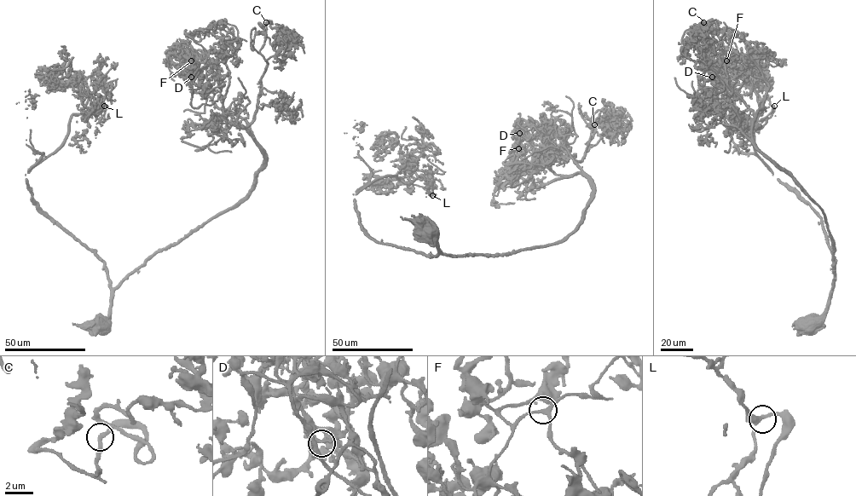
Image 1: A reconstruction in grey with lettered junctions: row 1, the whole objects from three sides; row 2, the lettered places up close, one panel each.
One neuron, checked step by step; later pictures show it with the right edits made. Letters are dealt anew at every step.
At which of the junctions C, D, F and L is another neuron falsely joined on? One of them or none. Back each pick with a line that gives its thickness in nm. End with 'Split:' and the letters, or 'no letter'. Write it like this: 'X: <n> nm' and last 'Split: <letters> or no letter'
Split: no letter

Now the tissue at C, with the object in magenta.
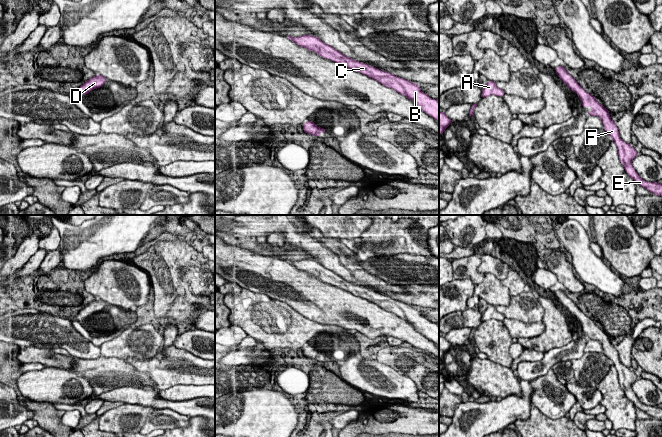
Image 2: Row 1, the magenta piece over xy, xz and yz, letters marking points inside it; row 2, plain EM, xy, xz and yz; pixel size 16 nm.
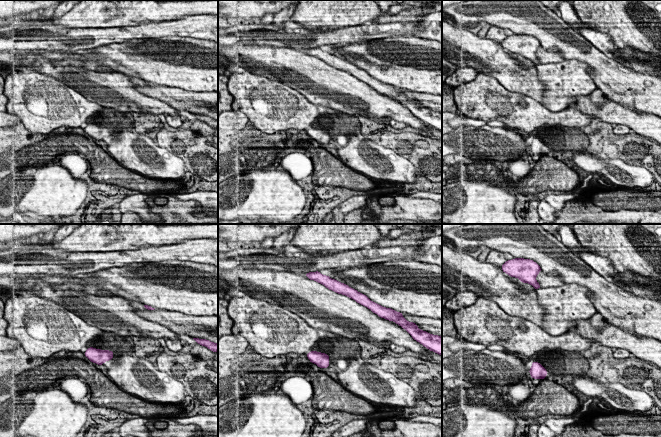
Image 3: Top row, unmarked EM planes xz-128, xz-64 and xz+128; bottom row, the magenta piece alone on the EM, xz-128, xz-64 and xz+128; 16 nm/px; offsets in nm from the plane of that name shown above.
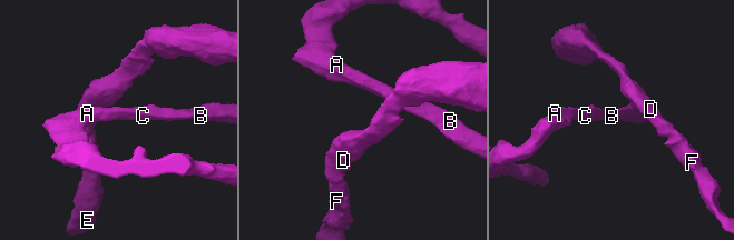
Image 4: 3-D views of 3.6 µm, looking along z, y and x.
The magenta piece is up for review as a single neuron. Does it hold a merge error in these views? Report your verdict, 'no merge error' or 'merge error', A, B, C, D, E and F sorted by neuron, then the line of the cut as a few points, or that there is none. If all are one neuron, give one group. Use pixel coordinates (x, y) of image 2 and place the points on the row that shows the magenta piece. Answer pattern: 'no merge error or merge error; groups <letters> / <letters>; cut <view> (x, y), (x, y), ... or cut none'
no merge error; groups A B C D E F; cut none

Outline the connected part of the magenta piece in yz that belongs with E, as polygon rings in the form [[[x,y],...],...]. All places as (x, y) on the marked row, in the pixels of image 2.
[[[562,65],[556,67],[555,71],[567,87],[578,95],[581,100],[582,107],[593,107],[588,115],[598,116],[602,120],[604,130],[617,146],[619,160],[625,168],[626,173],[635,181],[635,183],[644,187],[654,195],[662,197],[662,185],[658,182],[648,182],[643,180],[633,168],[632,160],[638,154],[634,147],[620,138],[618,128],[615,122],[611,119],[609,111],[596,101],[596,97],[587,93]]]

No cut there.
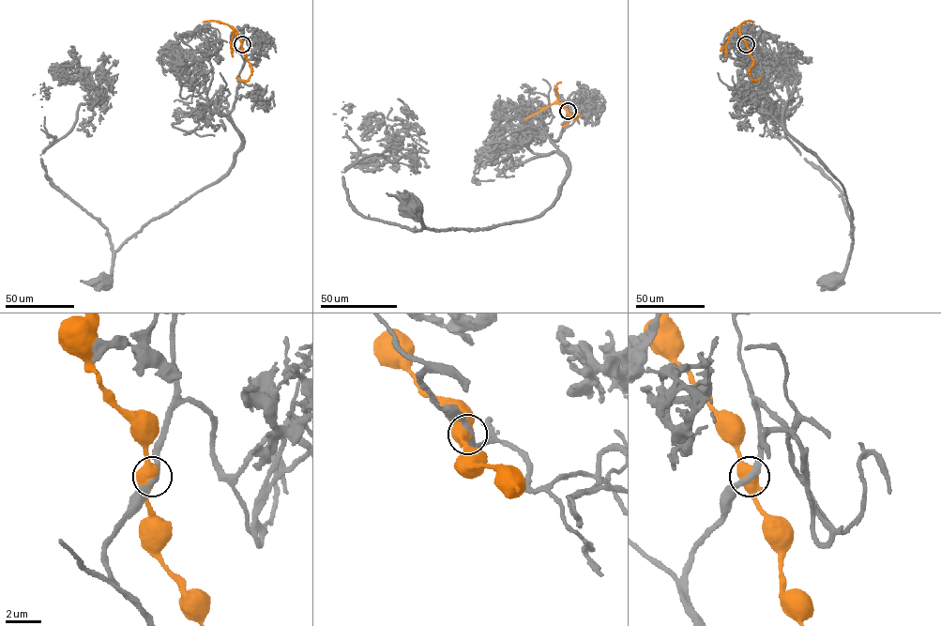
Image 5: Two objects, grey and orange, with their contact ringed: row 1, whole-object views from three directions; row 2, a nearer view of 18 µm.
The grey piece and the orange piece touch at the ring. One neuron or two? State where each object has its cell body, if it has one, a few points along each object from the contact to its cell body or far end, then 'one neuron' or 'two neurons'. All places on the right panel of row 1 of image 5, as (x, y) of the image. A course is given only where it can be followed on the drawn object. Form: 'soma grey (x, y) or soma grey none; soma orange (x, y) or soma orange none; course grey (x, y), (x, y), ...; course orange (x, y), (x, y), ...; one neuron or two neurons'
soma grey (833, 282); soma orange none; course grey (746, 44), (741, 54), (759, 79), (772, 116), (843, 189), (851, 213), (851, 251), (846, 270), (833, 283); course orange (746, 44), (737, 27), (729, 35), (725, 56); two neurons

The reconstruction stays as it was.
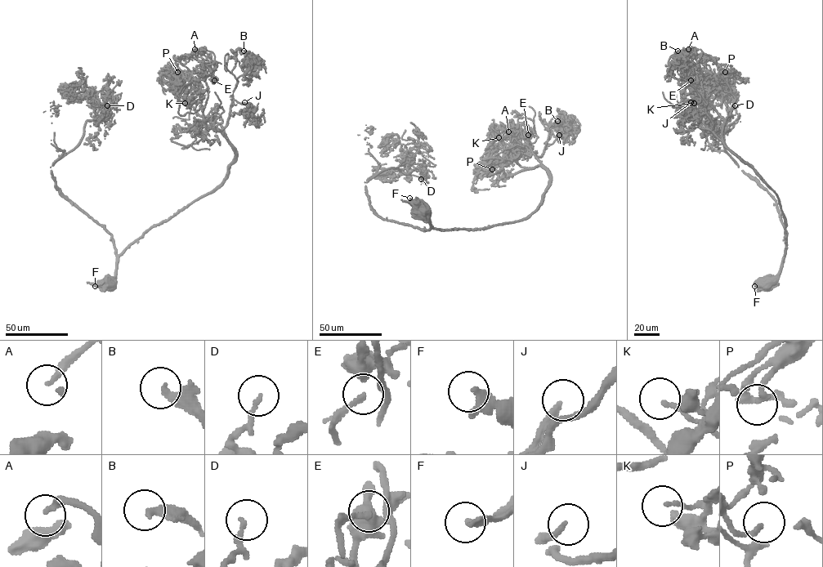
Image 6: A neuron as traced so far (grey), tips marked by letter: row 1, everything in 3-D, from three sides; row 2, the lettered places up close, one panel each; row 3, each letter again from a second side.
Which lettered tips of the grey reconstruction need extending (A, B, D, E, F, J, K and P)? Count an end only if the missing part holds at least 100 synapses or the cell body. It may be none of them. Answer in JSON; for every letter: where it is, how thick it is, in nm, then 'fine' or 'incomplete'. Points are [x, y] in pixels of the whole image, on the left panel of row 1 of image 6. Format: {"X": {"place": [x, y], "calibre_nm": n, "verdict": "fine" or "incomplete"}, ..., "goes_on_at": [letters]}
{"A": {"place": [194, 49], "calibre_nm": 200, "verdict": "incomplete"}, "B": {"place": [243, 51], "calibre_nm": 320, "verdict": "fine"}, "D": {"place": [107, 105], "calibre_nm": 160, "verdict": "fine"}, "E": {"place": [214, 80], "calibre_nm": 180, "verdict": "incomplete"}, "F": {"place": [95, 286], "calibre_nm": 320, "verdict": "fine"}, "J": {"place": [244, 102], "calibre_nm": 220, "verdict": "incomplete"}, "K": {"place": [185, 103], "calibre_nm": 130, "verdict": "incomplete"}, "P": {"place": [177, 72], "calibre_nm": 140, "verdict": "fine"}, "goes_on_at": ["A", "E", "J", "K"]}

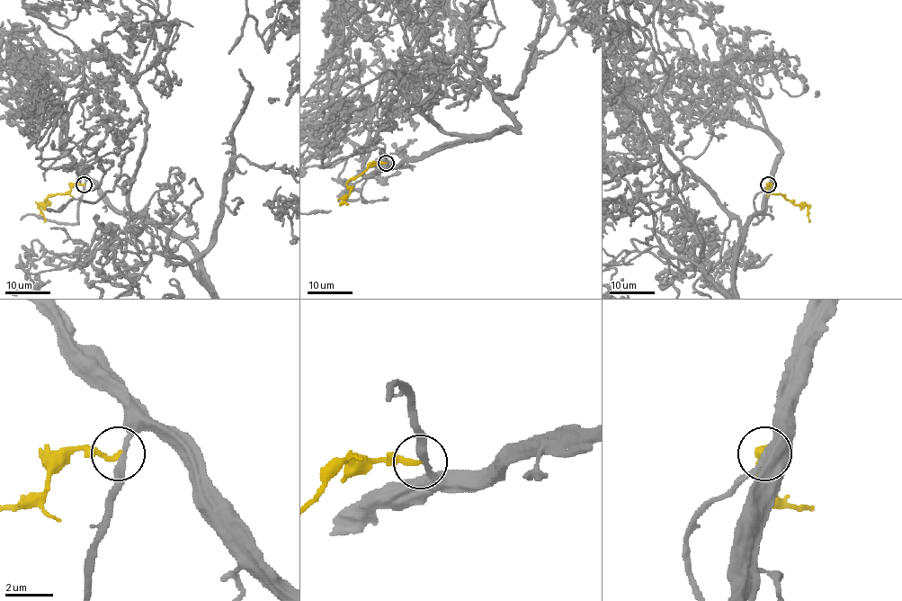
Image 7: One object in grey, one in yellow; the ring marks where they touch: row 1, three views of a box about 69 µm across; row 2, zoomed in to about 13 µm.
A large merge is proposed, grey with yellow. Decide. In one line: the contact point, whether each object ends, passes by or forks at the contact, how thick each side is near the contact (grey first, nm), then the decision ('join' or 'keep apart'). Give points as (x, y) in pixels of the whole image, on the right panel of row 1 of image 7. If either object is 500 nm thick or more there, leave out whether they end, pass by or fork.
at (768, 184); grey passes by; yellow ends there; 240 nm thick on the grey side, 200 nm on the other; keep apart

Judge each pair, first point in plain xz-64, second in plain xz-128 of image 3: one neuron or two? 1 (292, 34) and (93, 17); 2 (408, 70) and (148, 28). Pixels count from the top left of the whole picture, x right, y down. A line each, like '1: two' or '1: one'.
1: two
2: two

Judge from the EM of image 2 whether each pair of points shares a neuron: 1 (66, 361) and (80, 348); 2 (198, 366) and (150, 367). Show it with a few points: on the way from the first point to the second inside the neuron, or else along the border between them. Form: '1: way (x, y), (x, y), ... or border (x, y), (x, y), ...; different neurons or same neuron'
1: border (70, 355), (76, 358); different neurons
2: way (186, 367), (162, 367); same neuron

